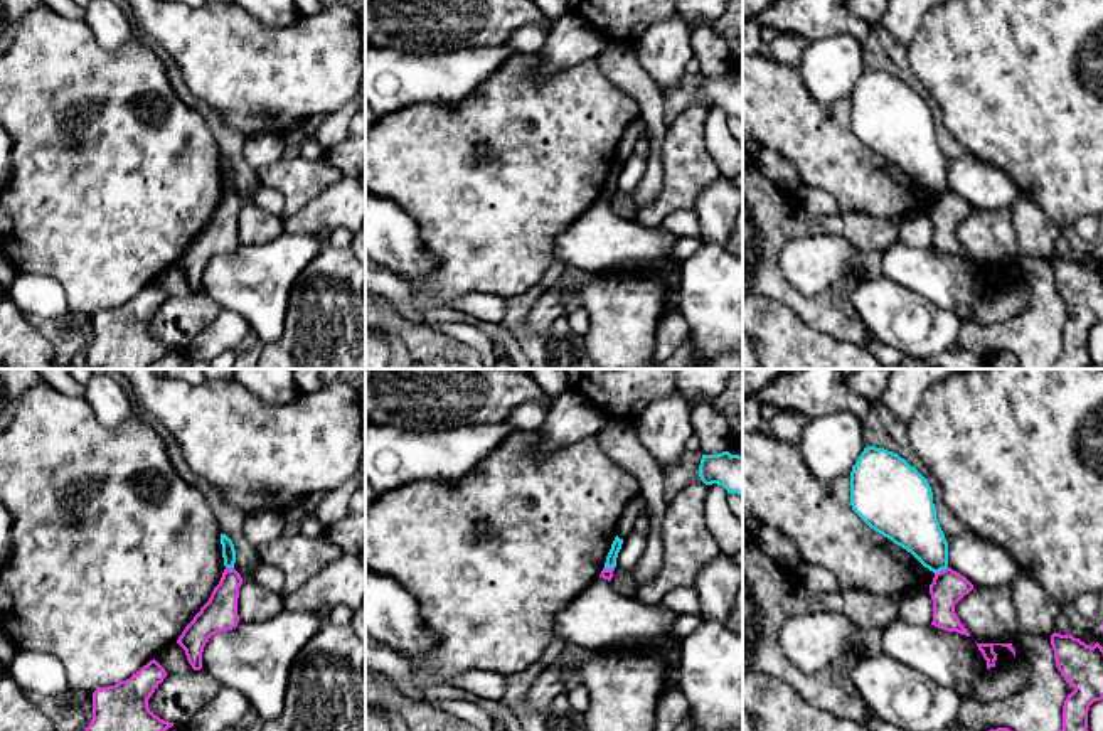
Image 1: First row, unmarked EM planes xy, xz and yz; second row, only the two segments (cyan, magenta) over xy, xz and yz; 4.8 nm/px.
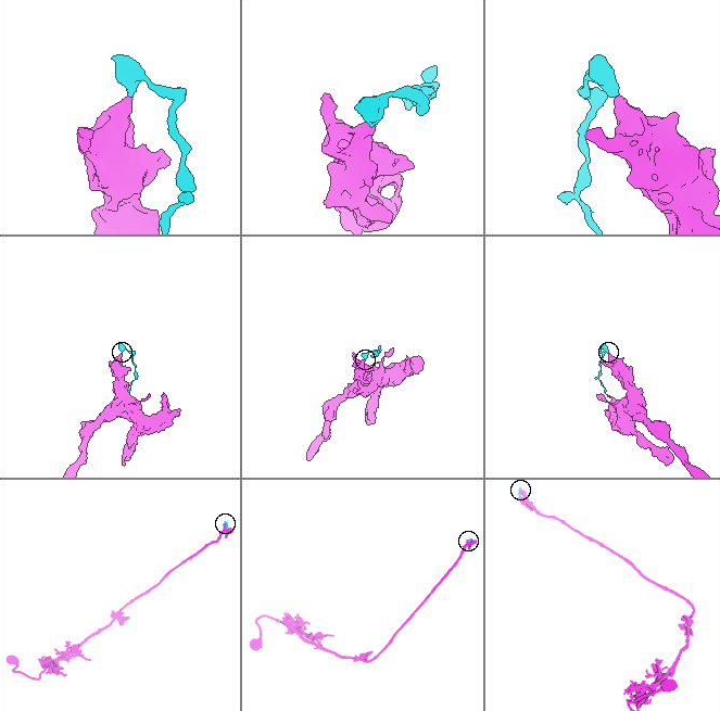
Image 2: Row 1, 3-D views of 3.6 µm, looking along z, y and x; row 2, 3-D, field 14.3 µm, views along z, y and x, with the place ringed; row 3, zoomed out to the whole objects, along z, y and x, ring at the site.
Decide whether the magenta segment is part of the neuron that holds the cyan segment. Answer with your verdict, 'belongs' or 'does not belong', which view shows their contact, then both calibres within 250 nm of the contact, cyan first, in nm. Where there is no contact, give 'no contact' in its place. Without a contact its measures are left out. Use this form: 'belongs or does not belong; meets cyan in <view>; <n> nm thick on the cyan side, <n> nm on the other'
does not belong; meets cyan in yz; 240 nm thick on the cyan side, 160 nm on the other

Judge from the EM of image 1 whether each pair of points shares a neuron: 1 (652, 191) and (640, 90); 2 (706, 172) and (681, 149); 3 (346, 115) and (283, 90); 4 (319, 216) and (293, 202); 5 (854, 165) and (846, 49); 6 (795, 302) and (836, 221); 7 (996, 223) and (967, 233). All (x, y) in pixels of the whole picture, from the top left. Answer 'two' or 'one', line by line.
1: one
2: one
3: two
4: two
5: two
6: one
7: one

